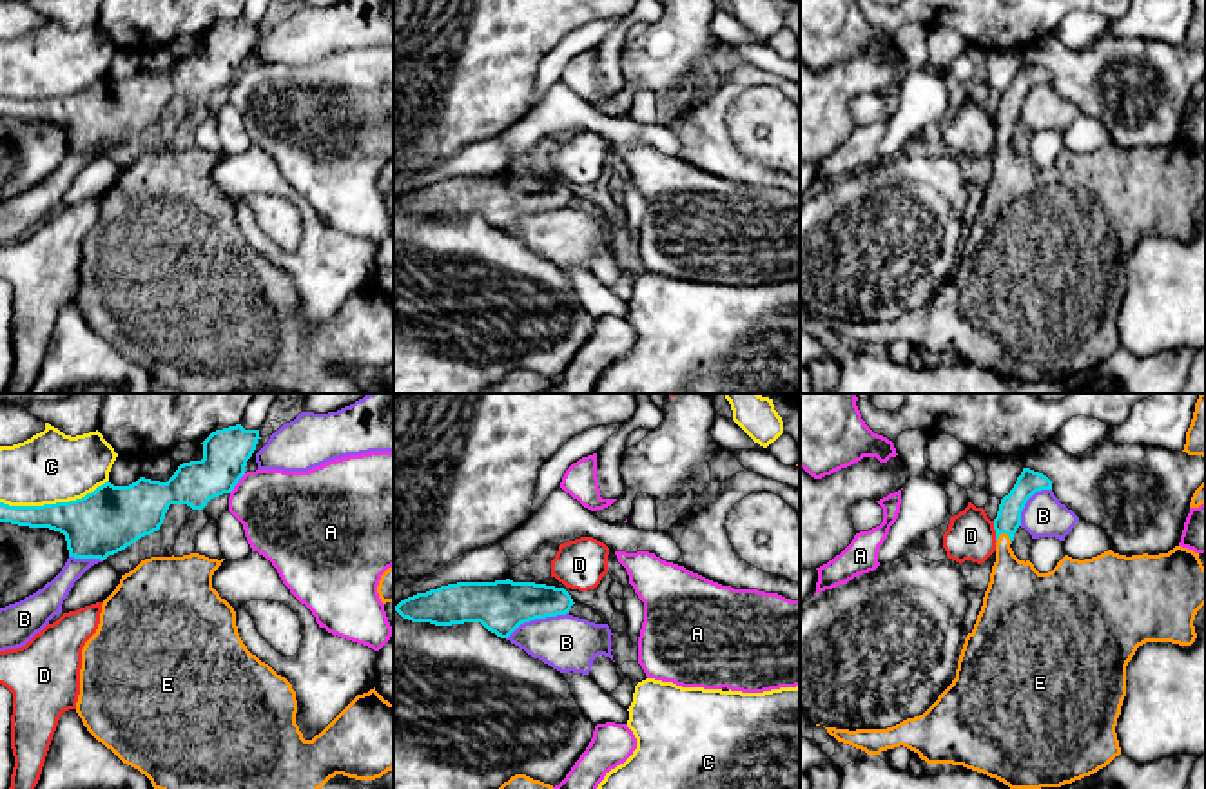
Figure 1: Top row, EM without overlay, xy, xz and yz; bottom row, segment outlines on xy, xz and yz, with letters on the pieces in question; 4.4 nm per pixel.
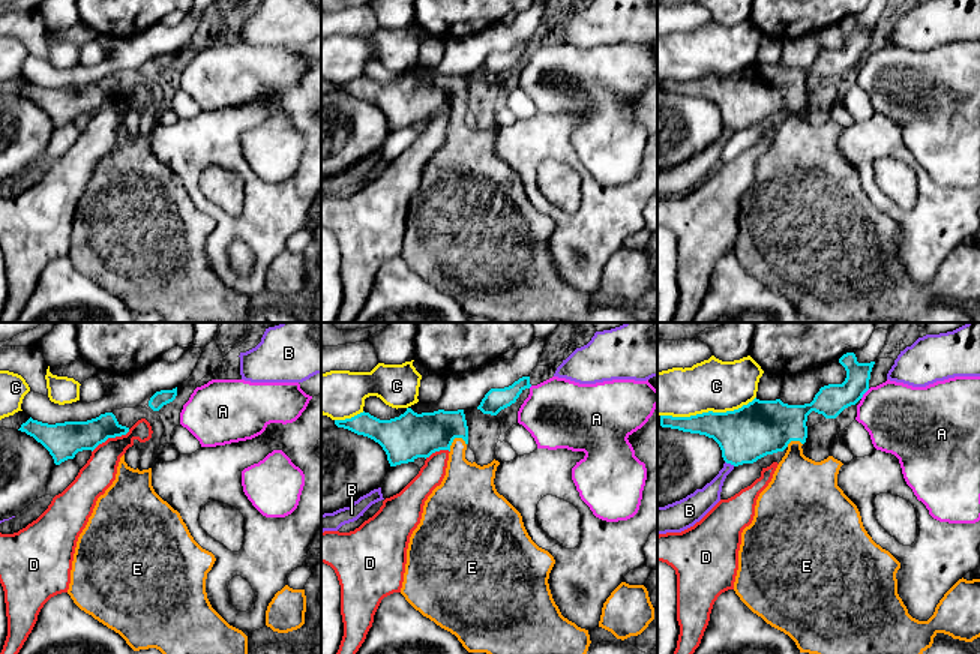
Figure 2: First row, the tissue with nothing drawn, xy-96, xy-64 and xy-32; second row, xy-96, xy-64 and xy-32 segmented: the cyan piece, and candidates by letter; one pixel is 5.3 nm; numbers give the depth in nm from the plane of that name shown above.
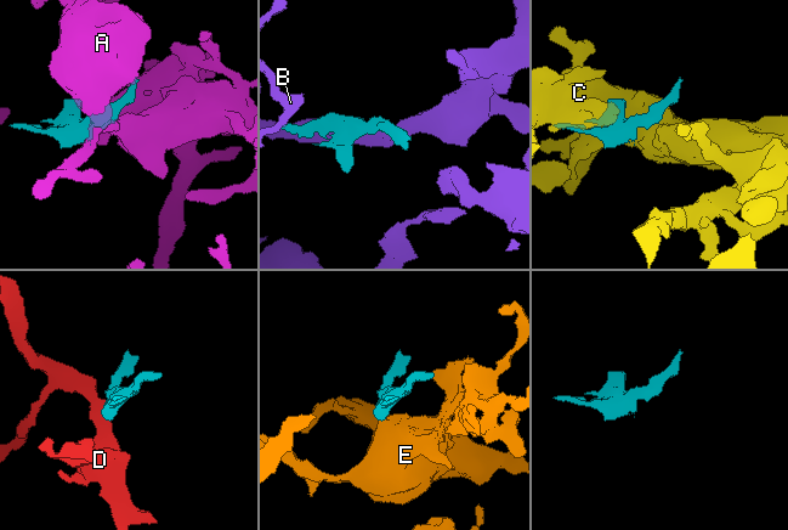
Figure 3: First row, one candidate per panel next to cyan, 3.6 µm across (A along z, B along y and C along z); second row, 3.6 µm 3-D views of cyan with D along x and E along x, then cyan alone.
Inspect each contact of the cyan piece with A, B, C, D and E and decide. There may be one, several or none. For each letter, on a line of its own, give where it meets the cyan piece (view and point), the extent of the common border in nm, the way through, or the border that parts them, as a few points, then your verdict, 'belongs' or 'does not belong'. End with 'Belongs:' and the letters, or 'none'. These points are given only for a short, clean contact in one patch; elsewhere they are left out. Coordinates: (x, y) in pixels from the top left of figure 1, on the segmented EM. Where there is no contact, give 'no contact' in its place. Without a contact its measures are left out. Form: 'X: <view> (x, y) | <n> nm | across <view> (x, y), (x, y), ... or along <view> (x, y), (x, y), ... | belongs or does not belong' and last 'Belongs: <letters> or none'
A: xy (236, 483) | 120 nm | along xy (245, 474), (229, 492) | does not belong
B: xz (537, 617) | 300 nm | does not belong
C: xy (53, 505) | 500 nm | does not belong
D: yz (996, 532) | 100 nm | along yz (992, 521), (996, 541) | does not belong
E: yz (1005, 532) | 70 nm | across yz (1009, 517), (1005, 532), (1007, 572), (1016, 586) | belongs
Belongs: E

